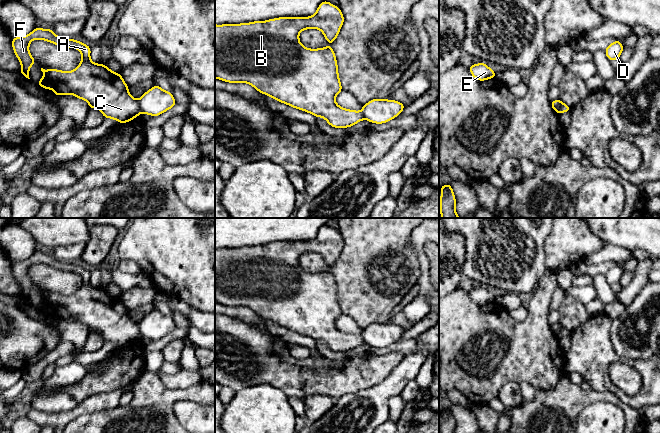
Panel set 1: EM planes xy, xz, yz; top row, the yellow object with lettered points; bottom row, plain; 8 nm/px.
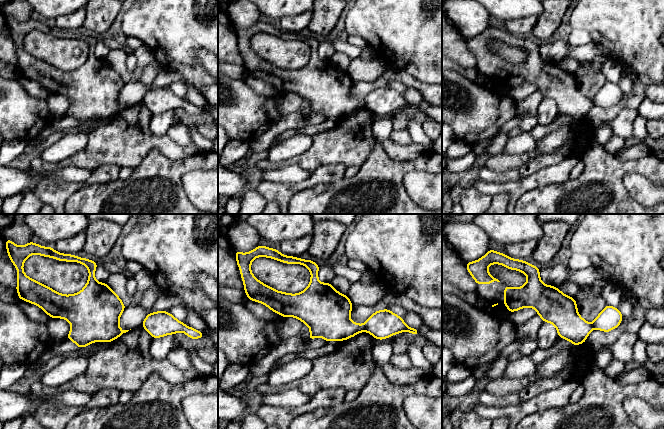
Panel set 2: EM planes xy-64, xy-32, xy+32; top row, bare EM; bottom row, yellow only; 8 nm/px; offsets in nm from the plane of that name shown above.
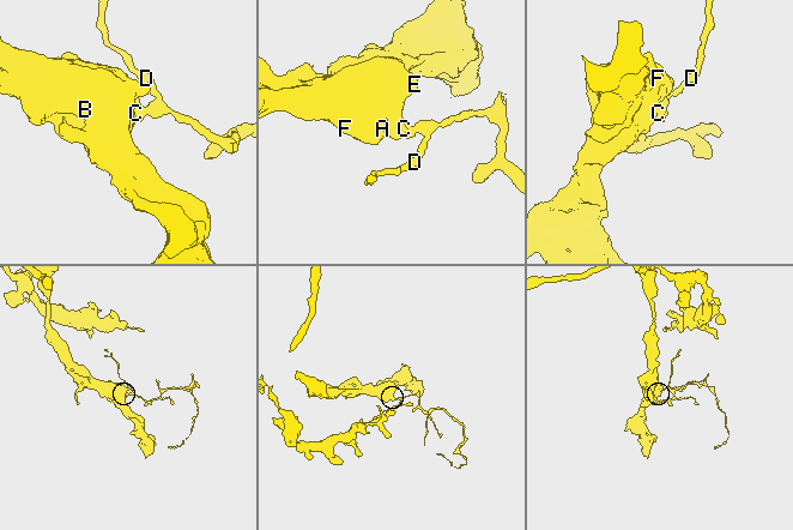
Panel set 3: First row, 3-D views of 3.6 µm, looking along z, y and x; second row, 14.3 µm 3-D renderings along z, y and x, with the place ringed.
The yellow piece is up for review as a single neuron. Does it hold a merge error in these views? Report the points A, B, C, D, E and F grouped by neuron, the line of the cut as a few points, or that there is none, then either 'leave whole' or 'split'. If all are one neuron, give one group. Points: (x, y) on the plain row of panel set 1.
A B C E F / D; cut in xy along (137, 324), (141, 336); split

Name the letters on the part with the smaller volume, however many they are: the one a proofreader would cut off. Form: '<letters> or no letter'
D

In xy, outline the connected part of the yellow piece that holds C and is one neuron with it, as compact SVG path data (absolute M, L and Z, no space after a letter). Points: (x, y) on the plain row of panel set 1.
M36 251L24 261L12 262L15 280L21 287L21 298L29 302L29 293L36 287L29 276L32 264L45 264L62 271L78 273L82 283L78 291L65 296L41 292L44 301L37 308L46 314L53 313L56 320L72 318L89 327L89 333L99 333L104 342L126 347L141 337L139 326L129 318L122 300L106 289L95 288L90 283L91 271L74 263L60 262L51 253Z

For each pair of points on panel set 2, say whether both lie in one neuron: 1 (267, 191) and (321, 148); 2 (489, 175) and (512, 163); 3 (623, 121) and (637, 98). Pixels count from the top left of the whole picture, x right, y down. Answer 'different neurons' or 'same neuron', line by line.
1: different neurons
2: different neurons
3: different neurons

